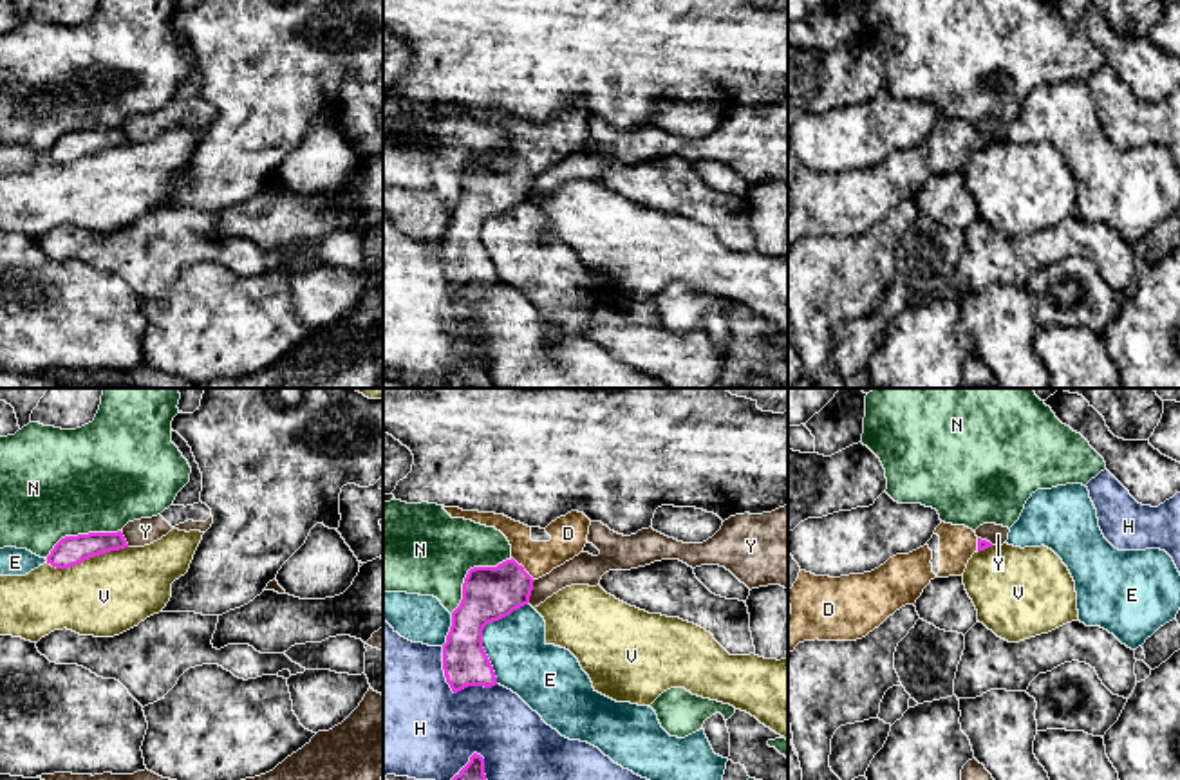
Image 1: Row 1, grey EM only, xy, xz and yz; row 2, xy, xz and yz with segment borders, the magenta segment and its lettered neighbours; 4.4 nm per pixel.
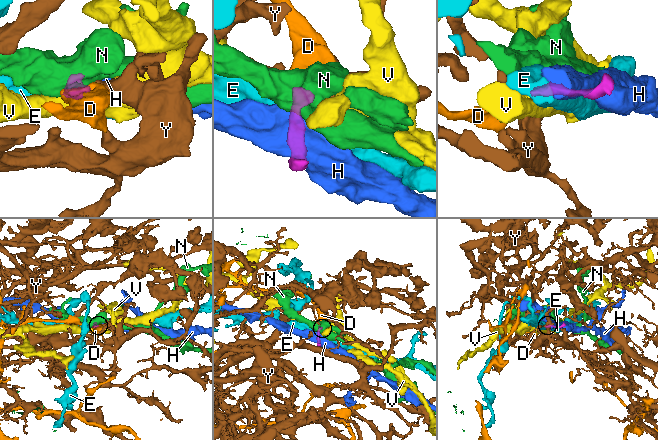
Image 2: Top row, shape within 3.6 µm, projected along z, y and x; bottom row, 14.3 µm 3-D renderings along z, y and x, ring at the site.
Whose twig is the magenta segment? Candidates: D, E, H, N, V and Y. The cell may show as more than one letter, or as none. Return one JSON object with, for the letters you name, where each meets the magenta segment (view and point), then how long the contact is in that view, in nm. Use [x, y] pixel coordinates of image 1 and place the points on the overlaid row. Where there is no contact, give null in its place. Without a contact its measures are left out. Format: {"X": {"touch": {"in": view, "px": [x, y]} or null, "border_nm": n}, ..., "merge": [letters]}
{"D": {"touch": {"in": "xz", "px": [523, 569]}, "border_nm": 150}, "merge": ["D"]}

